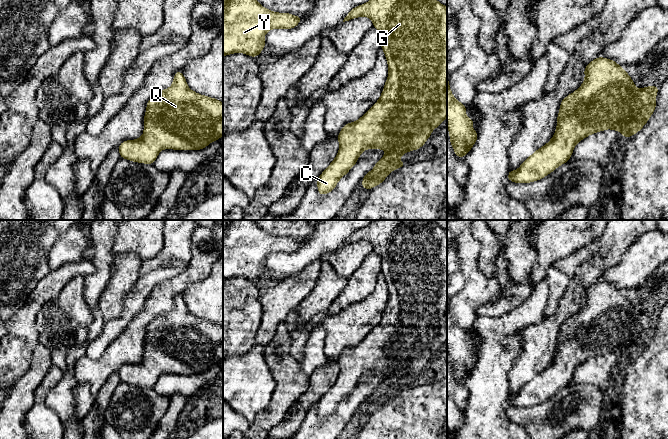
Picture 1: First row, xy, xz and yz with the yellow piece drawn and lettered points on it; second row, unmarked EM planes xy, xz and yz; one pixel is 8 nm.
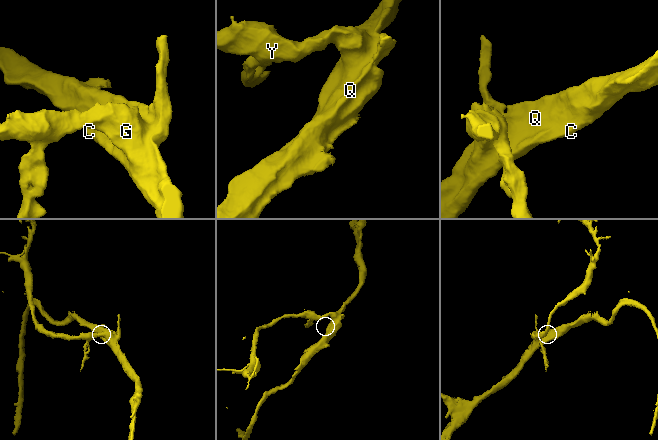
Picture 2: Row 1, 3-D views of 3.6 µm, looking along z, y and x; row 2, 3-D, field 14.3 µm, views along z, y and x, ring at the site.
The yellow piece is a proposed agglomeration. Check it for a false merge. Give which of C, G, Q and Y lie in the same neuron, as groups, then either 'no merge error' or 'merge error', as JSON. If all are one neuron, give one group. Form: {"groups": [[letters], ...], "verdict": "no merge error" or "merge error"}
{"groups": [["C", "G", "Q", "Y"]], "verdict": "no merge error"}

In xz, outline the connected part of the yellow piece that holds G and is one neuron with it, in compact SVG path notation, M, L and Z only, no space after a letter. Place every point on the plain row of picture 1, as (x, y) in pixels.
M375 220L366 228L353 232L343 246L366 240L381 257L381 272L387 283L389 298L379 324L360 343L347 347L338 359L339 375L336 382L317 403L318 417L330 417L338 405L356 388L366 373L384 373L386 378L362 403L362 412L372 413L382 407L393 394L406 390L399 381L418 374L432 355L447 342L447 231L434 220Z

